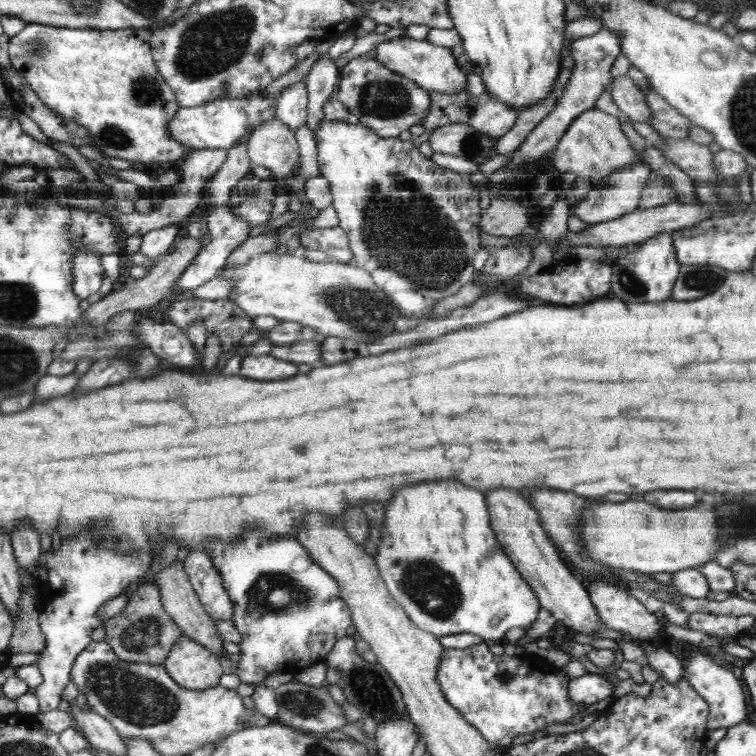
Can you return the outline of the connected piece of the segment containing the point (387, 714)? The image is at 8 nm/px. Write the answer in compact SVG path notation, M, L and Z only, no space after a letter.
M346 635L339 638L324 661L328 669L339 668L341 679L336 684L342 689L348 702L362 712L363 718L373 718L376 724L410 718L400 689L394 685L394 681L380 663L372 664L356 654L353 637Z

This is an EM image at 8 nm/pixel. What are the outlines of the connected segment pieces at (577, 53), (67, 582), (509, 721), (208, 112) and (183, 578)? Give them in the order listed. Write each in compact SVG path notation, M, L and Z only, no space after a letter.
M600 29L599 32L591 36L574 40L571 44L570 53L575 66L569 72L568 84L565 85L564 92L560 94L556 106L532 129L523 143L514 152L511 152L510 161L507 165L502 166L487 177L486 186L490 191L491 198L503 192L502 188L506 180L516 180L516 178L528 175L530 168L534 168L536 164L549 157L571 122L582 112L595 108L596 100L613 79L610 68L621 53L619 36L611 30Z
M88 534L66 540L58 550L58 554L48 551L46 554L40 554L39 564L50 570L49 585L60 594L56 596L56 612L42 612L39 618L45 646L42 650L42 658L37 664L43 675L43 684L34 690L40 704L38 715L58 709L65 690L64 686L71 682L71 668L76 657L92 642L90 637L92 631L104 622L103 604L120 596L132 582L143 577L151 561L151 556L141 550L120 554L102 548L98 546L98 540L94 542L92 536Z
M483 641L468 648L444 648L436 670L445 700L497 749L512 747L514 738L521 735L544 736L544 728L572 724L576 716L586 714L586 708L569 700L571 677L558 670L550 678L548 668L520 676L518 658L498 655Z
M250 93L238 98L211 99L200 106L178 108L175 116L168 122L168 134L184 146L200 148L232 148L238 140L246 140L257 125L264 124L276 116L278 95Z
M176 562L172 568L162 570L154 578L154 582L156 582L157 590L160 591L160 602L164 610L174 619L174 622L185 636L191 637L192 640L204 645L217 657L228 655L227 650L224 650L226 642L218 633L215 620L202 606L198 595L189 581L189 576L185 573L185 570L182 570L182 563L178 564Z

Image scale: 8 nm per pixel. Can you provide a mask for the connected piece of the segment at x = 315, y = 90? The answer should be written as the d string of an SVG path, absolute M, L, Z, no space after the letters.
M327 51L316 60L311 70L304 78L307 85L307 122L308 128L314 132L319 122L325 118L323 113L323 104L330 100L332 92L336 90L339 83L340 70L336 67L334 60L327 57Z

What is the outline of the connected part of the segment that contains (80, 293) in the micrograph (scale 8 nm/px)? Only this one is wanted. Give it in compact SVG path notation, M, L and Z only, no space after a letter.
M88 249L80 250L75 258L72 270L72 288L75 295L84 300L90 294L96 294L104 284L105 270L100 262L101 256L96 256Z

